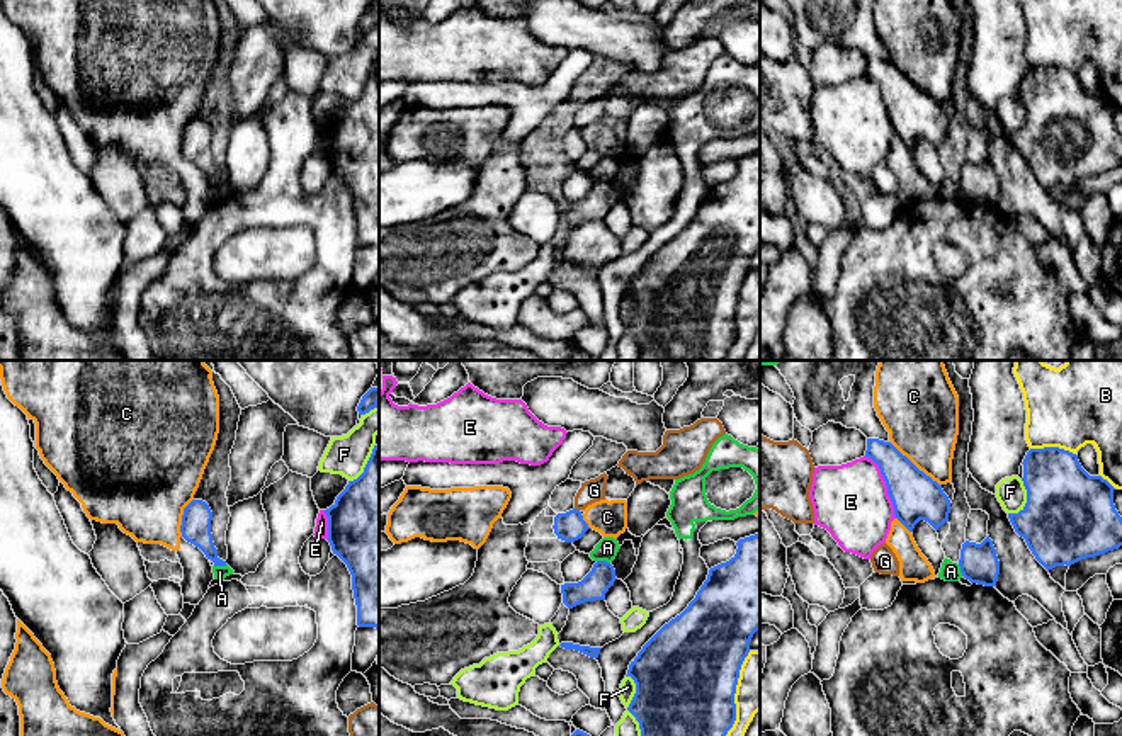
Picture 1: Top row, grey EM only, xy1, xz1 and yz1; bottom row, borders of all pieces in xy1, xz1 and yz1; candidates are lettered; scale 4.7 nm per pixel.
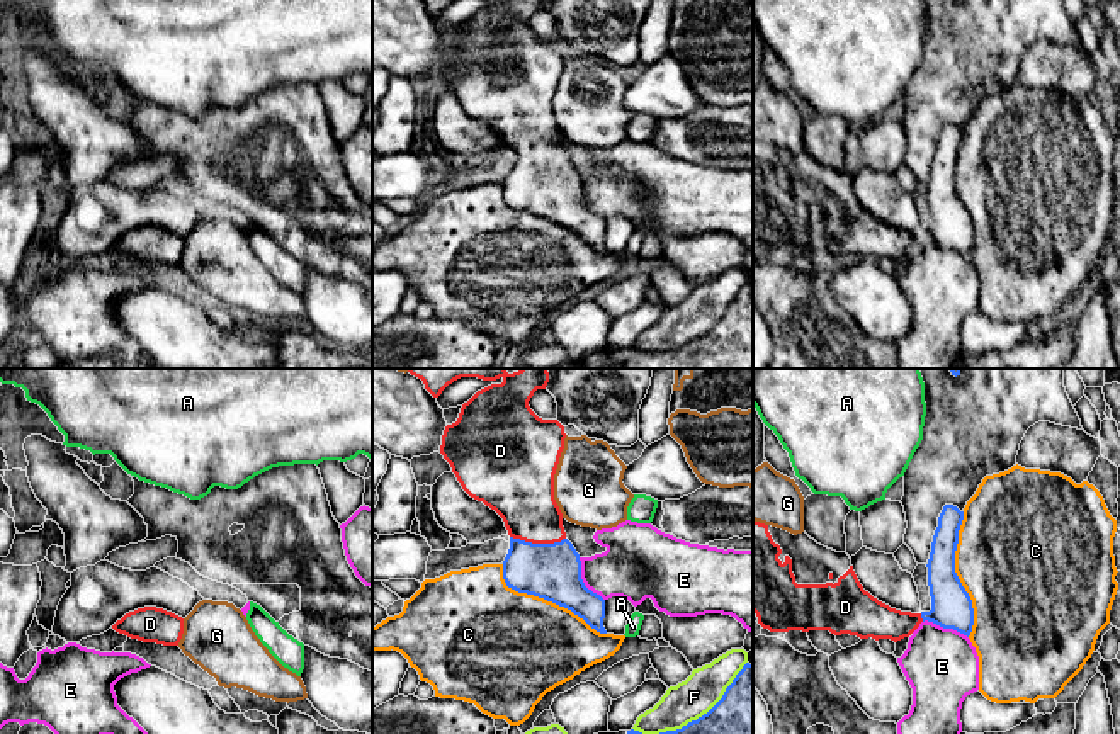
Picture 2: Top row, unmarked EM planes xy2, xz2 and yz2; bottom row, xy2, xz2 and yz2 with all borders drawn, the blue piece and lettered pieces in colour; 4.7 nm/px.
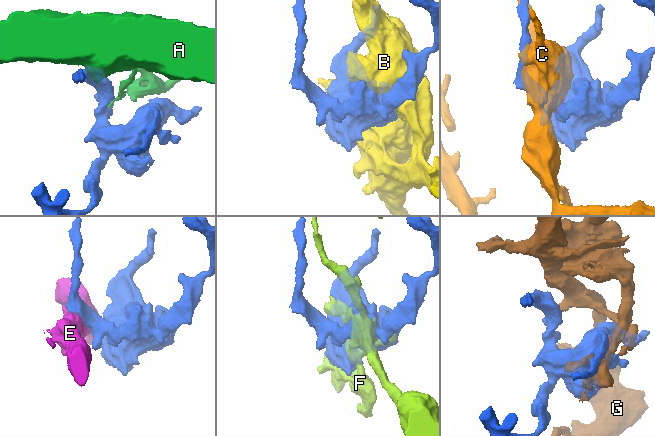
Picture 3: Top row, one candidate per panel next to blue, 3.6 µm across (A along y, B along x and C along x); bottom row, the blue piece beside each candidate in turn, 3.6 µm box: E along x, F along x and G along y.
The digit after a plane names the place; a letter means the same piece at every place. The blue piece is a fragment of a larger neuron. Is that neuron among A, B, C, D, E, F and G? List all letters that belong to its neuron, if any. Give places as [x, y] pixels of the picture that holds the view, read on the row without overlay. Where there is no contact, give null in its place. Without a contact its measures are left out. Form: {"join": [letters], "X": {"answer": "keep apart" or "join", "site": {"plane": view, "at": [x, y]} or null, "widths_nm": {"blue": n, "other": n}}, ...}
{"join": ["D"], "A": {"answer": "keep apart", "site": {"plane": "xz1", "at": [604, 181]}, "widths_nm": {"blue": 130, "other": 100}}, "B": {"answer": "keep apart", "site": {"plane": "yz1", "at": [1053, 67]}, "widths_nm": {"blue": 340, "other": 320}}, "C": {"answer": "keep apart", "site": {"plane": "yz2", "at": [955, 194]}, "widths_nm": {"blue": 190, "other": 480}}, "D": {"answer": "join", "site": {"plane": "xz2", "at": [537, 163]}, "widths_nm": {"blue": 280, "other": 300}}, "E": {"answer": "keep apart", "site": {"plane": "yz1", "at": [886, 104]}, "widths_nm": {"blue": 220, "other": 360}}, "F": {"answer": "keep apart", "site": {"plane": "xz2", "at": [694, 340]}, "widths_nm": {"blue": 460, "other": 190}}, "G": {"answer": "keep apart", "site": {"plane": "xz1", "at": [575, 128]}, "widths_nm": {"blue": 140, "other": 110}}}

